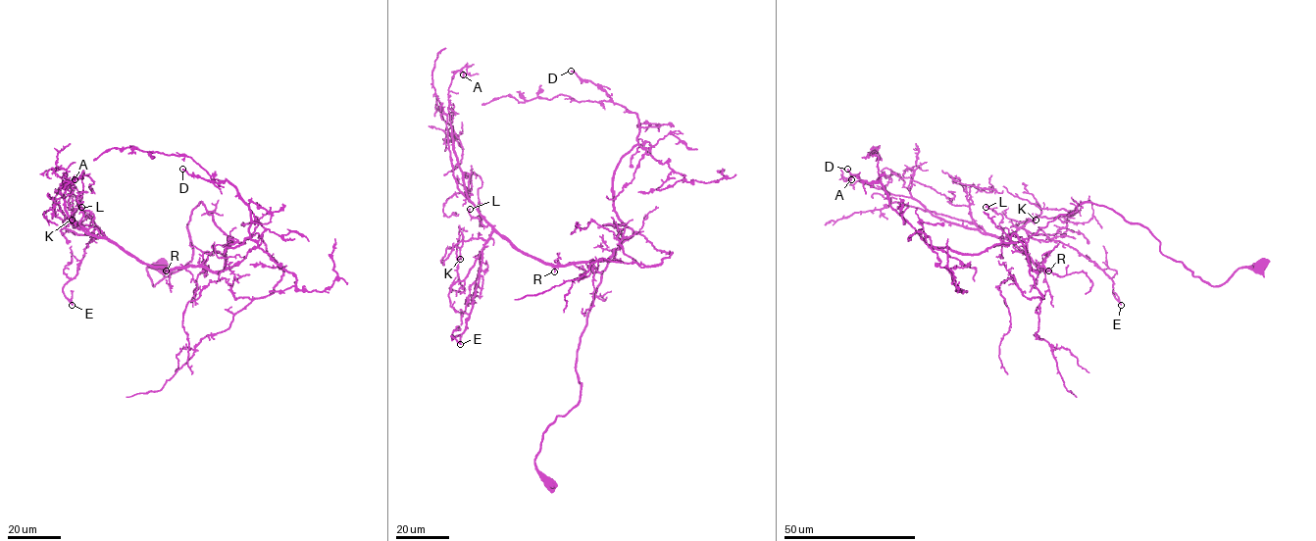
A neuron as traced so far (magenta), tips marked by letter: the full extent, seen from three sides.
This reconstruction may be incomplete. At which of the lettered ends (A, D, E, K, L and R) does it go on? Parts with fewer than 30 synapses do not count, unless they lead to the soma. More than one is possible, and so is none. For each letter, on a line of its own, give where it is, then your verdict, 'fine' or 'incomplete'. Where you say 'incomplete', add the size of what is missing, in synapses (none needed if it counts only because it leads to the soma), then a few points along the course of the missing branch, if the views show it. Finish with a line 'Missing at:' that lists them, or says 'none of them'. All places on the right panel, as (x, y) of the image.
A: place (851, 179); fine
D: place (847, 169); incomplete; 80 synapses; course (847, 169), (849, 166), (843, 163), (838, 165), (848, 165), (835, 167)
E: place (1121, 305); incomplete; 60 synapses; course (1121, 305), (1125, 343), (1107, 373), (1120, 381), (1139, 375), (1167, 393), (1168, 400)
K: place (1036, 220); fine
L: place (986, 207); fine
R: place (1048, 270); fine
Missing at: D, E

